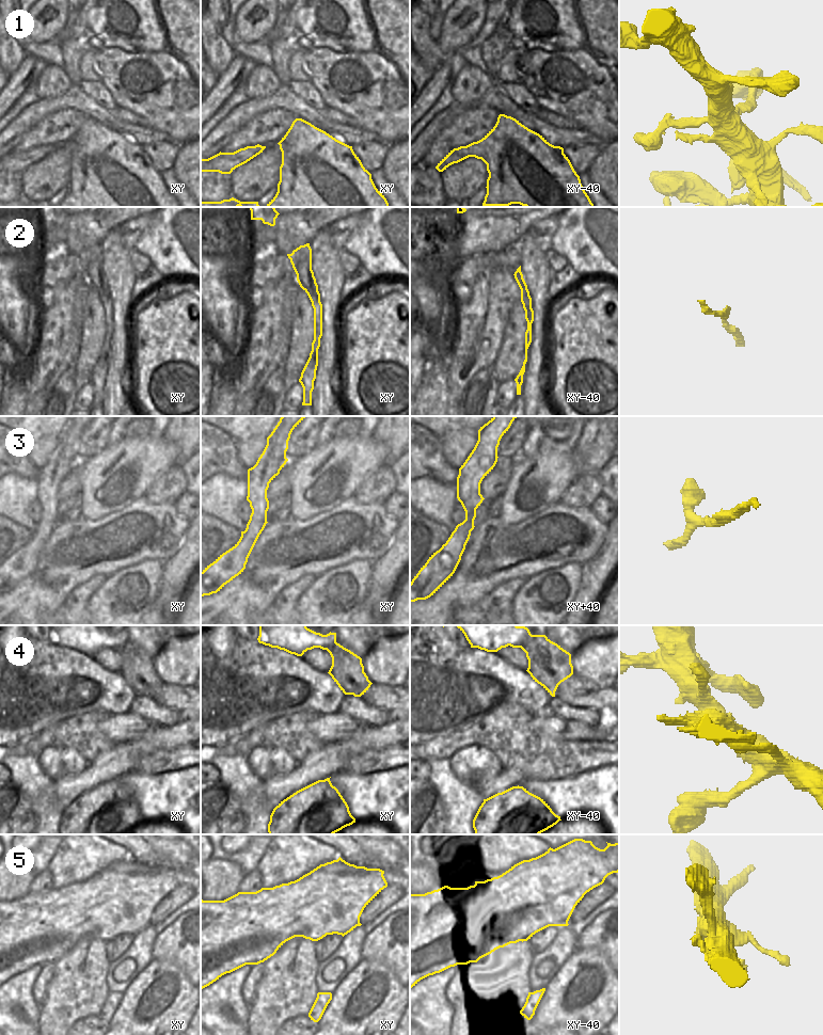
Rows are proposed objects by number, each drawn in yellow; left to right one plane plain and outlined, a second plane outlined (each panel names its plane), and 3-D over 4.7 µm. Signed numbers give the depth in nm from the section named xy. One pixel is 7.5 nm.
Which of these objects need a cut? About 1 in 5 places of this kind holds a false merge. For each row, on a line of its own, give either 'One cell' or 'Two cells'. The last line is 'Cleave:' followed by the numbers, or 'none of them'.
1: One cell
2: One cell
3: One cell
4: Two cells
5: One cell
Cleave: 4

